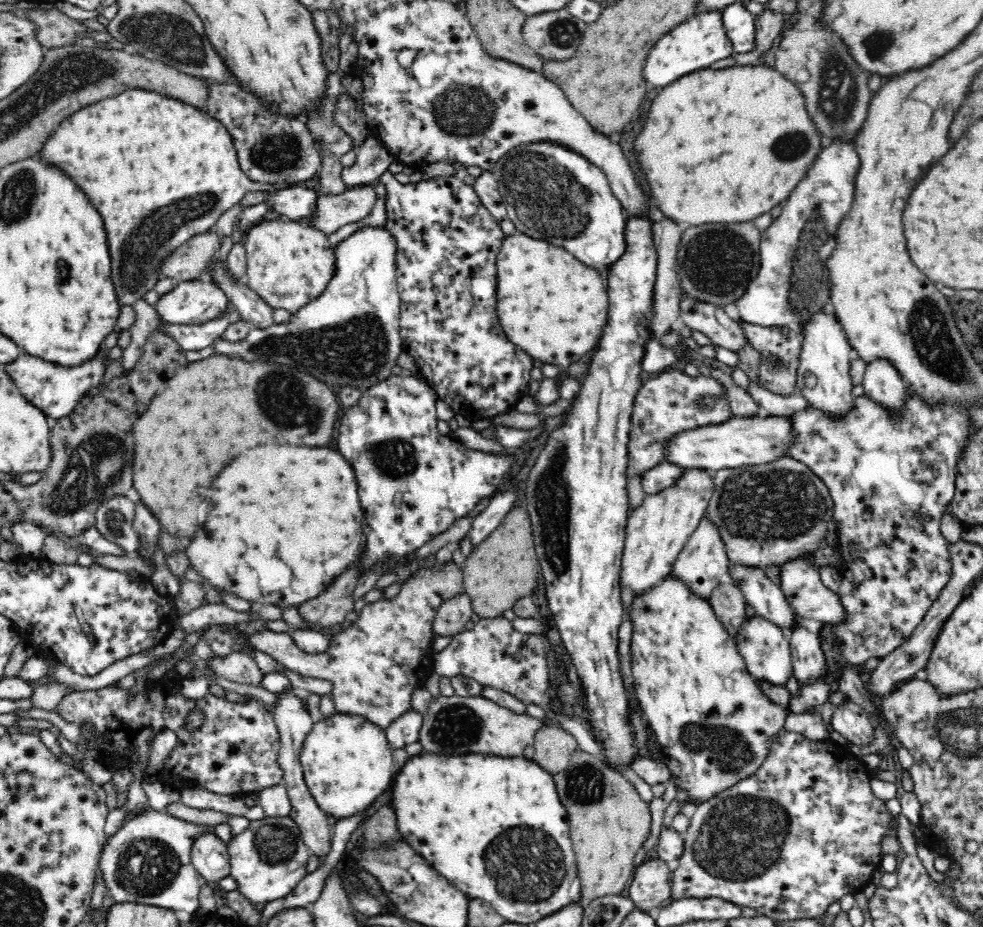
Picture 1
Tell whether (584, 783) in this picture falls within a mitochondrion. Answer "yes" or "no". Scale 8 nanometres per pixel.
yes

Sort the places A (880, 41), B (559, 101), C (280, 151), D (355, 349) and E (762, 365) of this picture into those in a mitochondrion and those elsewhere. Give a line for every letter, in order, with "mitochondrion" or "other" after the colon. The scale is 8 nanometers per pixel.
A: mitochondrion
B: other
C: mitochondrion
D: mitochondrion
E: other

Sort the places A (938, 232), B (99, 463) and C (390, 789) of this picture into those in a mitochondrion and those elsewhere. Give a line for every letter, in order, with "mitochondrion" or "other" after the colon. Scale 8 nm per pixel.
A: other
B: mitochondrion
C: other

